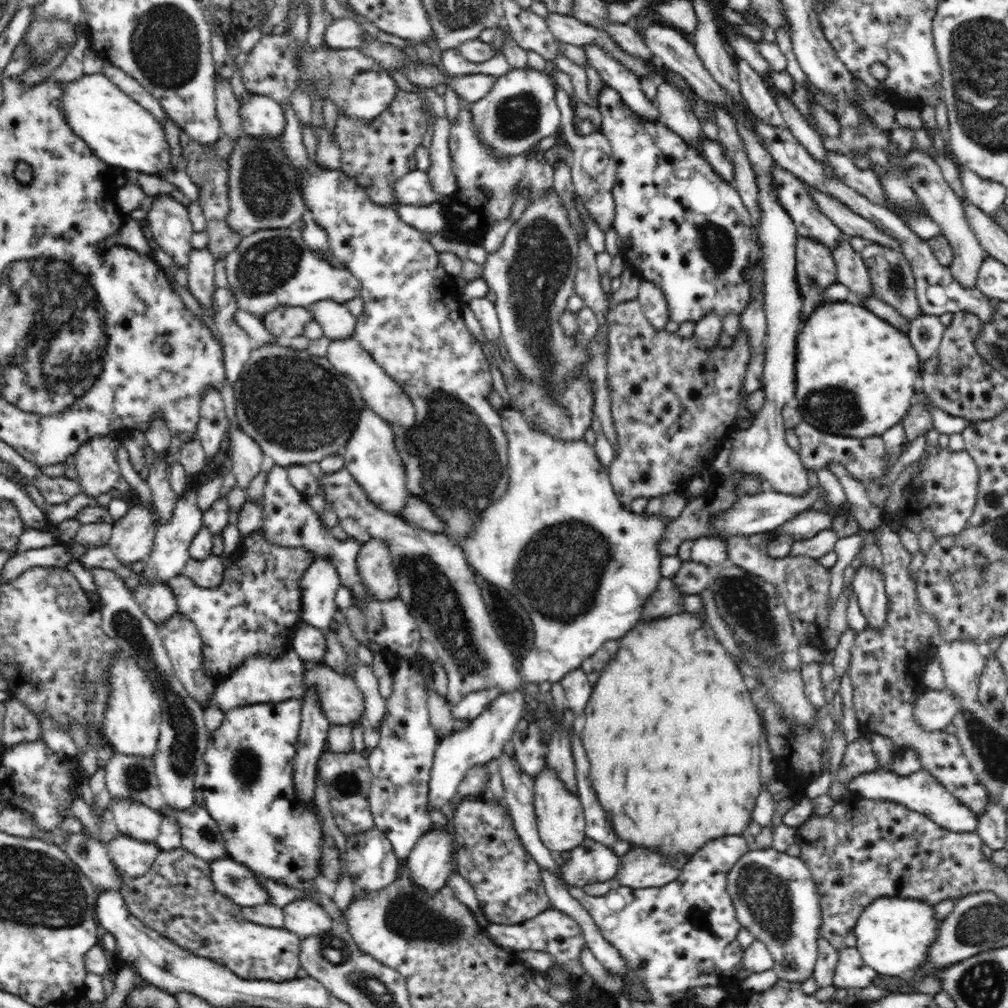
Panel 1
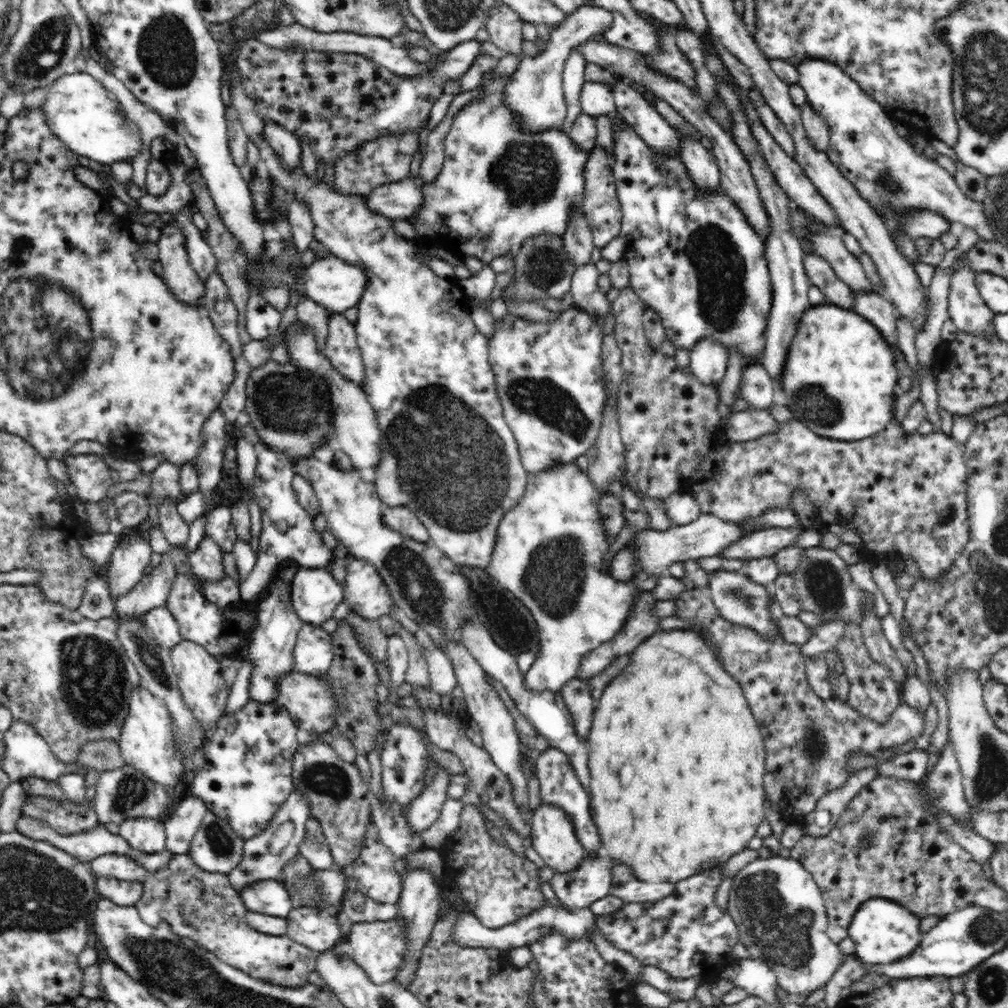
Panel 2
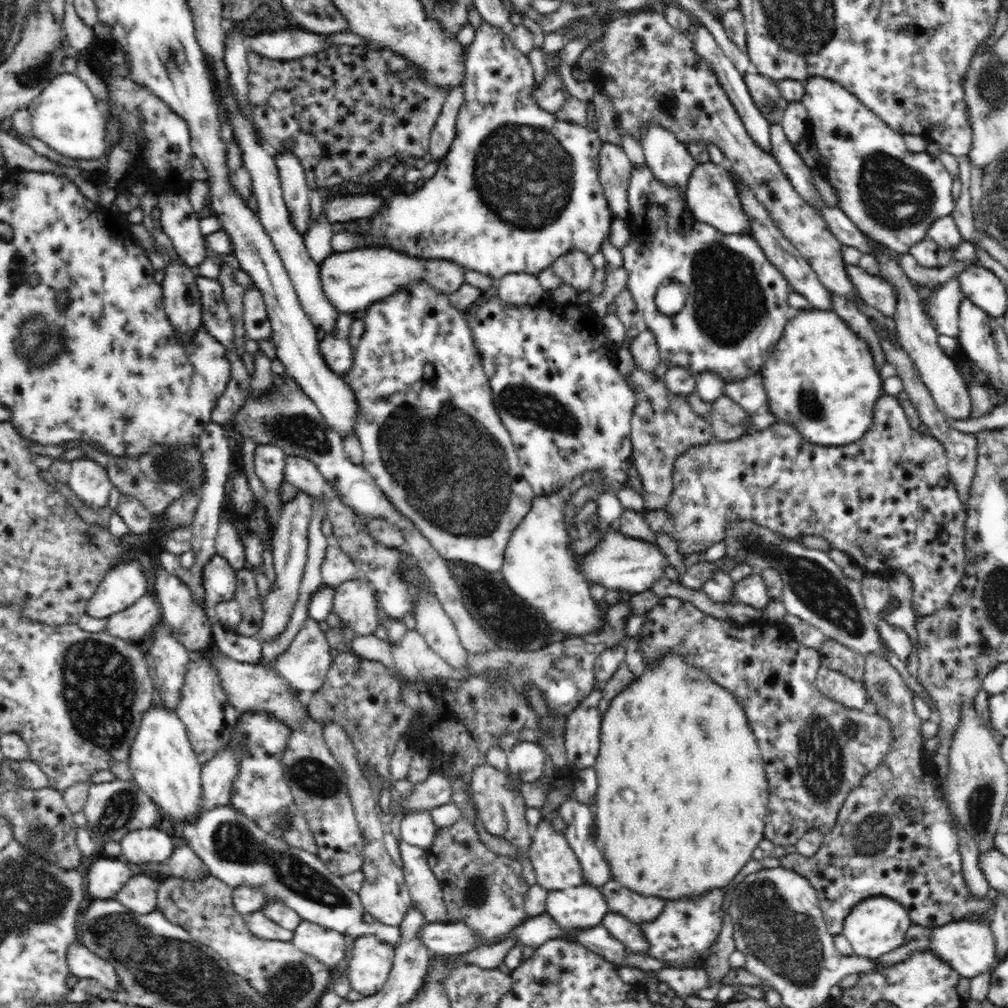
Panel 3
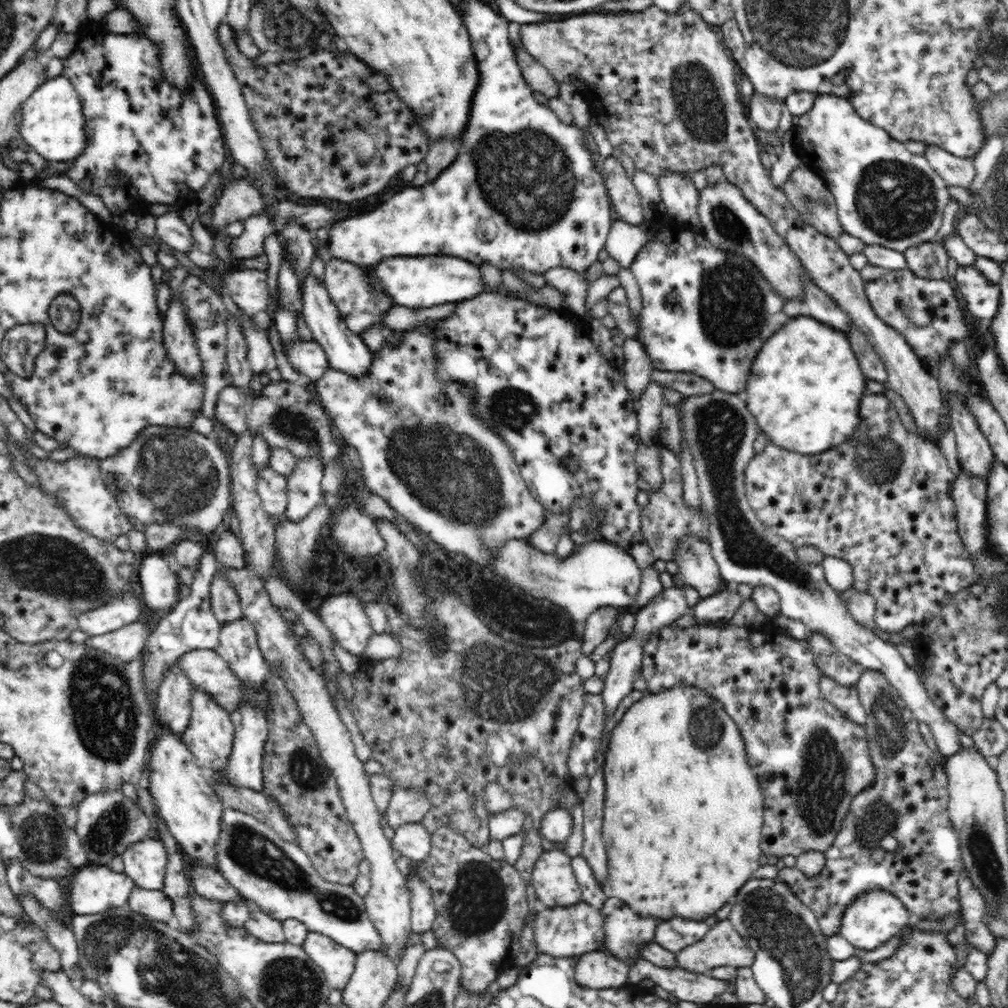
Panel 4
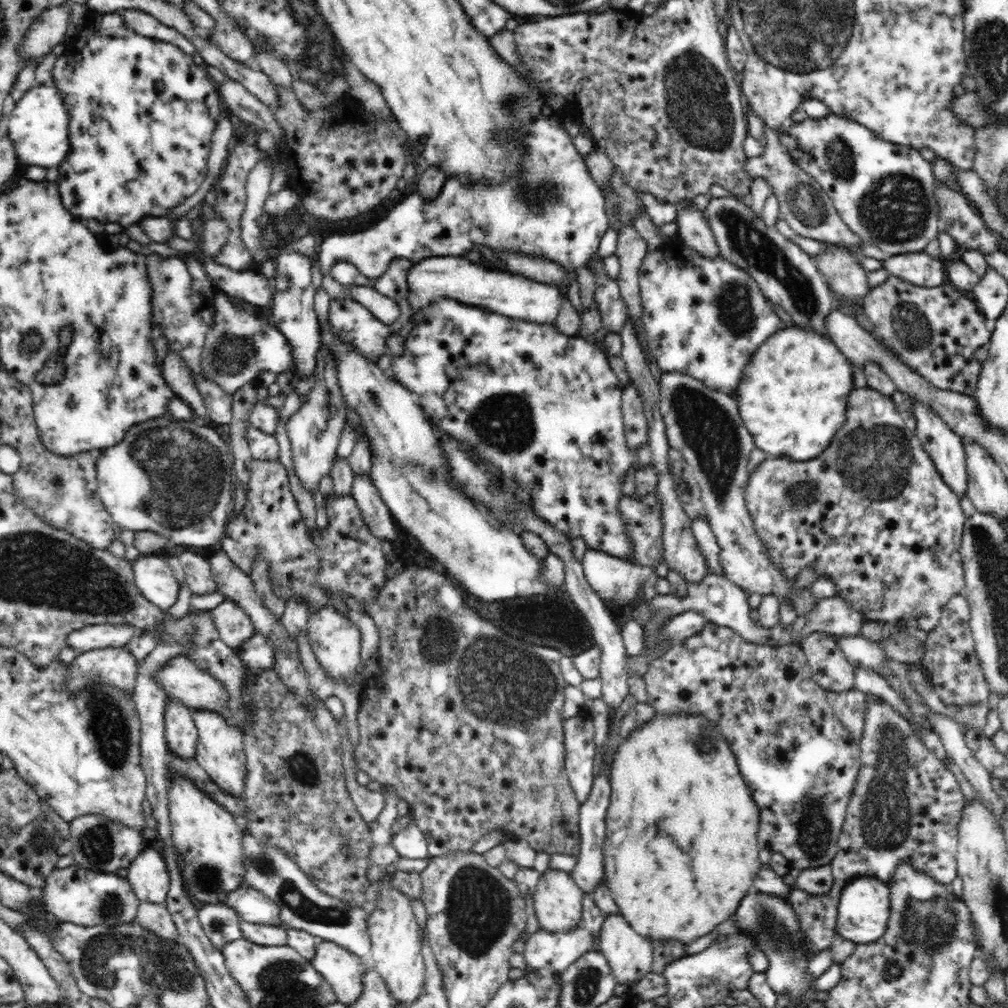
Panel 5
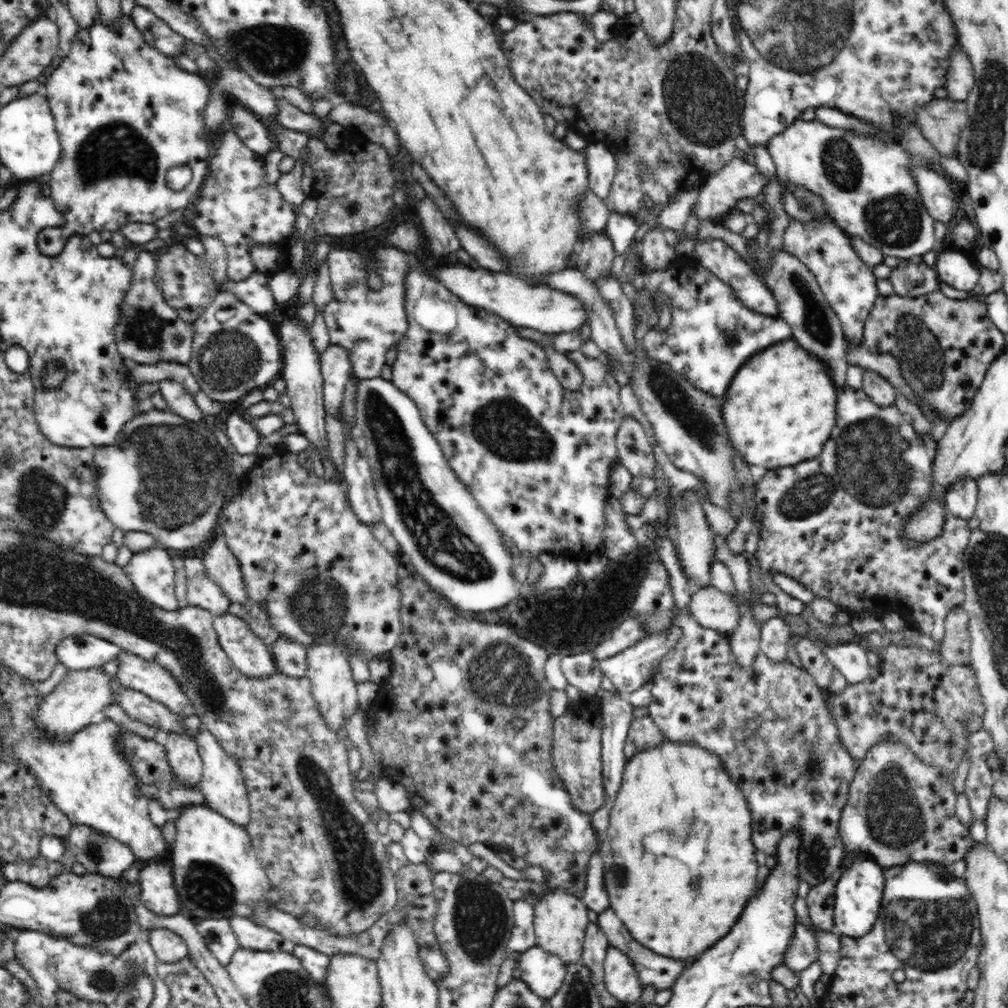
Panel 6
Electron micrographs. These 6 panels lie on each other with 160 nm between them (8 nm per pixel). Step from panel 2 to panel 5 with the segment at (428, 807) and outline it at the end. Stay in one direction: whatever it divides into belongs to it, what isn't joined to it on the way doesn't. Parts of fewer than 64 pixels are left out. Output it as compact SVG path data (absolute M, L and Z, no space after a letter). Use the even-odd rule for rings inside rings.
M410 822L404 828L397 828L390 838L390 845L398 853L399 858L414 860L429 859L428 841L419 824Z

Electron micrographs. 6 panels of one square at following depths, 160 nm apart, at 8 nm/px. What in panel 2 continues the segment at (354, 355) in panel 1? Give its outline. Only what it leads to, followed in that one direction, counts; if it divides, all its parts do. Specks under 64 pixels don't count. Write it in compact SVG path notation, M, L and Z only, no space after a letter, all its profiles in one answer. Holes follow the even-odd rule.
M332 313L329 316L328 329L323 353L347 380L364 386L365 366L357 345L355 327L342 313Z

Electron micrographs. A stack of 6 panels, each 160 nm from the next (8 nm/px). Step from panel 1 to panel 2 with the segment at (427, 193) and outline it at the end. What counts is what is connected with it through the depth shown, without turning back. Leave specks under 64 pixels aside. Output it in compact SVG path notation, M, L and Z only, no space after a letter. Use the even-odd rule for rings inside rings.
M410 175L398 182L388 183L365 195L366 206L372 211L392 219L406 219L414 214L423 201L425 182Z

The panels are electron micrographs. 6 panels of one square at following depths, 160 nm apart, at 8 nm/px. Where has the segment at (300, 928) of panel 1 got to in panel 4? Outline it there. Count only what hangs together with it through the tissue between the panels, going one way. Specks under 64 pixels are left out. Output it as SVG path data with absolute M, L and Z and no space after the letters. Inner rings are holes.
M308 932L302 948L321 967L329 987L342 992L354 972L356 953L319 932Z

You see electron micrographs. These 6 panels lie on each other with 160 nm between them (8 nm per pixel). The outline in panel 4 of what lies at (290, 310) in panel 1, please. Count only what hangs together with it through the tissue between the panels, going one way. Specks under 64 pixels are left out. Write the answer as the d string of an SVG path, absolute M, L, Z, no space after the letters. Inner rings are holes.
M257 269L233 270L222 277L224 284L230 291L232 301L253 321L257 330L264 330L267 332L266 335L268 335L272 327L272 320L270 320L270 316L266 313L270 296L266 283L267 272L260 272Z

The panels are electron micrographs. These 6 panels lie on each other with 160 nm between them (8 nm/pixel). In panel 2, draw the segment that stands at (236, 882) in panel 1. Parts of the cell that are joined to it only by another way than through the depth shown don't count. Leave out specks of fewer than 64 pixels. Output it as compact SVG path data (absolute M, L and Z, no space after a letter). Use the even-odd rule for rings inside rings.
M275 880L254 882L246 890L240 890L238 897L248 911L268 916L287 919L290 911L294 909L290 893L284 889L282 882Z

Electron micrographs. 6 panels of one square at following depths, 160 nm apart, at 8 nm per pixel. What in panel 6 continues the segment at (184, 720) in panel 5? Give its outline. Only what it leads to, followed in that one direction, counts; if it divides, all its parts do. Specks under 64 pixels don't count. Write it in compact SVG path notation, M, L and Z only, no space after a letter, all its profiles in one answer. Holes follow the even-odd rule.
M189 733L168 735L165 748L173 777L186 787L199 787L203 776L203 763L195 738Z

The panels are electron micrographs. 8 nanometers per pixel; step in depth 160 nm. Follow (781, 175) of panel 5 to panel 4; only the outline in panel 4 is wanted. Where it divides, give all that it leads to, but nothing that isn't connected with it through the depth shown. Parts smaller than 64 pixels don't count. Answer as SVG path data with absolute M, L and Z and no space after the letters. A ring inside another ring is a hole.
M754 90L753 97L748 102L749 120L754 128L764 132L776 132L780 126L782 112L784 112L784 102L770 100L765 94ZM806 170L800 174L794 172L782 187L790 204L806 224L836 240L843 234L835 198L820 172L816 176L808 170L808 178Z

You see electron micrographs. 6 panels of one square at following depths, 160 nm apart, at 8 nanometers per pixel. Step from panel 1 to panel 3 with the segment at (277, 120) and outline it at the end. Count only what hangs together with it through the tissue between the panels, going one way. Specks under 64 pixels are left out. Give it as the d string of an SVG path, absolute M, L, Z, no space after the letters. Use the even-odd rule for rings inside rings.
M291 152L272 153L279 170L283 197L290 218L297 231L304 237L310 228L310 196L304 167Z

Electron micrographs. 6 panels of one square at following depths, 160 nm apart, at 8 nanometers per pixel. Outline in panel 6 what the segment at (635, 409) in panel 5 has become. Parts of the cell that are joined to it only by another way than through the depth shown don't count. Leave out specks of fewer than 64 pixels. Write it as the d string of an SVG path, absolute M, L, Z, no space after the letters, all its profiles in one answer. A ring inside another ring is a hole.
M625 416L616 435L616 444L618 462L630 471L633 478L654 477L654 453L640 422L633 417Z

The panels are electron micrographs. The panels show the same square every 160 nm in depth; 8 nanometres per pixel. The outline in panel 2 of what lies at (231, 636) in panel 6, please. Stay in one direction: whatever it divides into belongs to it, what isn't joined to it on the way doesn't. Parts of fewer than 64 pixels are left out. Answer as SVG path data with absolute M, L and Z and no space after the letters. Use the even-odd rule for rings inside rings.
M206 535L200 540L198 548L188 554L188 562L199 580L216 582L224 578L222 552L218 544Z

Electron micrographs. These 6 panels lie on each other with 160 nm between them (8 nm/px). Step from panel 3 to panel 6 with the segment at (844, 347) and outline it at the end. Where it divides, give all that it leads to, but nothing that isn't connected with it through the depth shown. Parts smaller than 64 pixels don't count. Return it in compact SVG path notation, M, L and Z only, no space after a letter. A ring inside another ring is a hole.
M788 338L755 354L738 369L733 379L723 398L722 416L731 443L749 465L762 466L764 470L794 466L822 452L835 425L838 400L838 389L823 360Z

